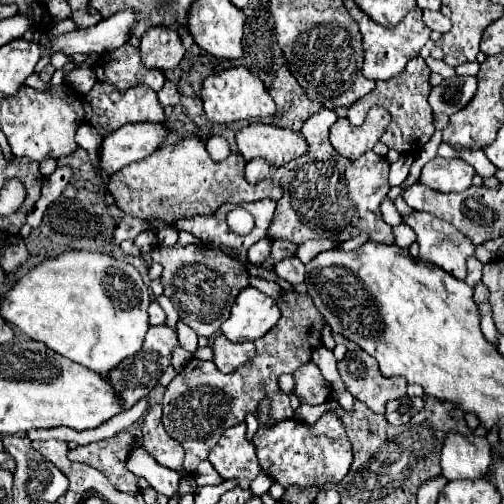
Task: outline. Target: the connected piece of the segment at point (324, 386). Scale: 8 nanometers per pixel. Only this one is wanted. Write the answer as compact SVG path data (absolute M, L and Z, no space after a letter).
M309 360L307 364L303 364L295 374L295 394L299 396L299 400L303 400L305 404L311 404L311 406L319 406L319 404L325 404L329 394L331 394L331 388L329 388L329 382L323 378L319 366Z

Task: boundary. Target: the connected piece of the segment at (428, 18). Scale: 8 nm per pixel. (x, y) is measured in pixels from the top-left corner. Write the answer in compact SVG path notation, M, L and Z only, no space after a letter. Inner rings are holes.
M423 10L423 22L435 30L435 32L449 32L451 28L451 20L447 16L443 16L441 12L433 12L433 10Z

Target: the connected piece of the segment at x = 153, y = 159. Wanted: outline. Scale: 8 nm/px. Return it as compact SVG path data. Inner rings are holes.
M185 138L177 144L167 144L153 152L139 164L129 164L119 172L111 174L107 190L111 192L115 204L133 218L157 218L173 222L177 218L189 218L195 214L213 214L225 202L255 202L263 198L279 200L279 182L267 178L257 186L244 178L246 161L241 154L231 152L223 162L211 160L205 144L199 138Z

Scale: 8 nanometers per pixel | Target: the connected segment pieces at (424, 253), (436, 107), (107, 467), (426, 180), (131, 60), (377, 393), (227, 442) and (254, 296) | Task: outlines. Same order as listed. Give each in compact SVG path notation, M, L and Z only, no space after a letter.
M415 212L415 214L409 214L409 216L403 216L403 222L409 224L415 234L417 234L417 244L419 244L419 258L423 262L429 262L429 264L435 264L439 268L443 268L445 272L449 272L451 276L459 278L459 280L465 280L467 276L467 258L475 254L475 244L461 232L457 232L457 228L453 228L449 222L433 216L433 214L421 214L421 212Z
M453 76L435 86L429 94L429 104L435 114L455 114L475 96L477 78L475 76Z
M119 432L107 440L91 442L69 450L69 460L83 462L101 470L109 478L109 482L121 492L145 492L149 488L147 480L143 480L141 488L141 478L133 476L133 472L125 468L125 460L129 460L129 450L133 450L135 446L135 434Z
M437 156L423 166L419 182L437 192L463 192L473 186L473 176L475 168L465 160L445 160Z
M125 44L123 48L117 48L113 52L101 54L95 64L97 80L101 82L111 82L115 84L121 92L133 86L149 86L155 92L159 92L165 84L165 76L161 70L149 70L141 64L139 58L139 48Z
M363 350L347 352L337 366L353 398L365 402L375 414L385 414L385 404L389 400L407 394L407 380L401 376L381 376L377 362Z
M241 422L229 428L219 444L209 454L209 462L221 474L223 480L237 478L241 488L249 488L251 480L261 472L253 440L247 438L247 424Z
M247 286L237 296L231 316L221 324L221 332L231 342L257 340L265 336L281 318L277 302L261 290Z

